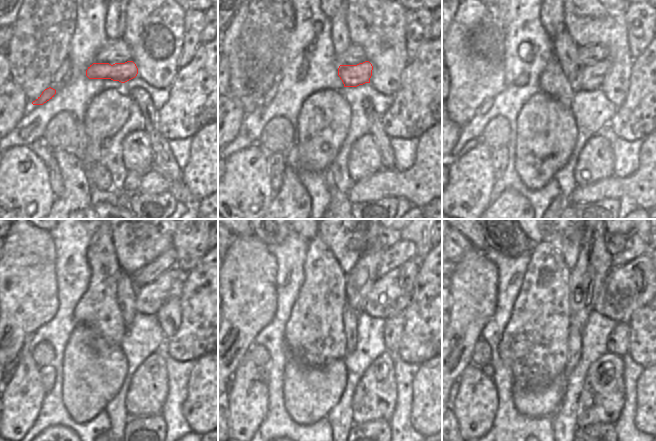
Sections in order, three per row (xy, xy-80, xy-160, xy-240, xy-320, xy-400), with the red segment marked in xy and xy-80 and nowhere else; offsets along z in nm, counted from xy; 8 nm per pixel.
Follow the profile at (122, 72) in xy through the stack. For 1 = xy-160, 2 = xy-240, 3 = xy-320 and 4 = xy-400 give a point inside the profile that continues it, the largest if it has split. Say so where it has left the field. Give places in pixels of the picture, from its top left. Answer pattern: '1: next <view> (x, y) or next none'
1: next xy-160 (590, 77)
2: next xy-240 (149, 298)
3: next xy-320 (391, 294)
4: next xy-400 (625, 289)

